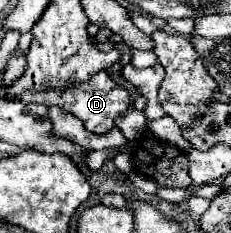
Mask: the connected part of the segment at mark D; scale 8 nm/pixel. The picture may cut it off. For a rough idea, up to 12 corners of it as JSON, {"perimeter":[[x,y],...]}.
{"perimeter":[[109,73],[65,93],[23,93],[25,103],[57,105],[103,135],[131,107]]}

